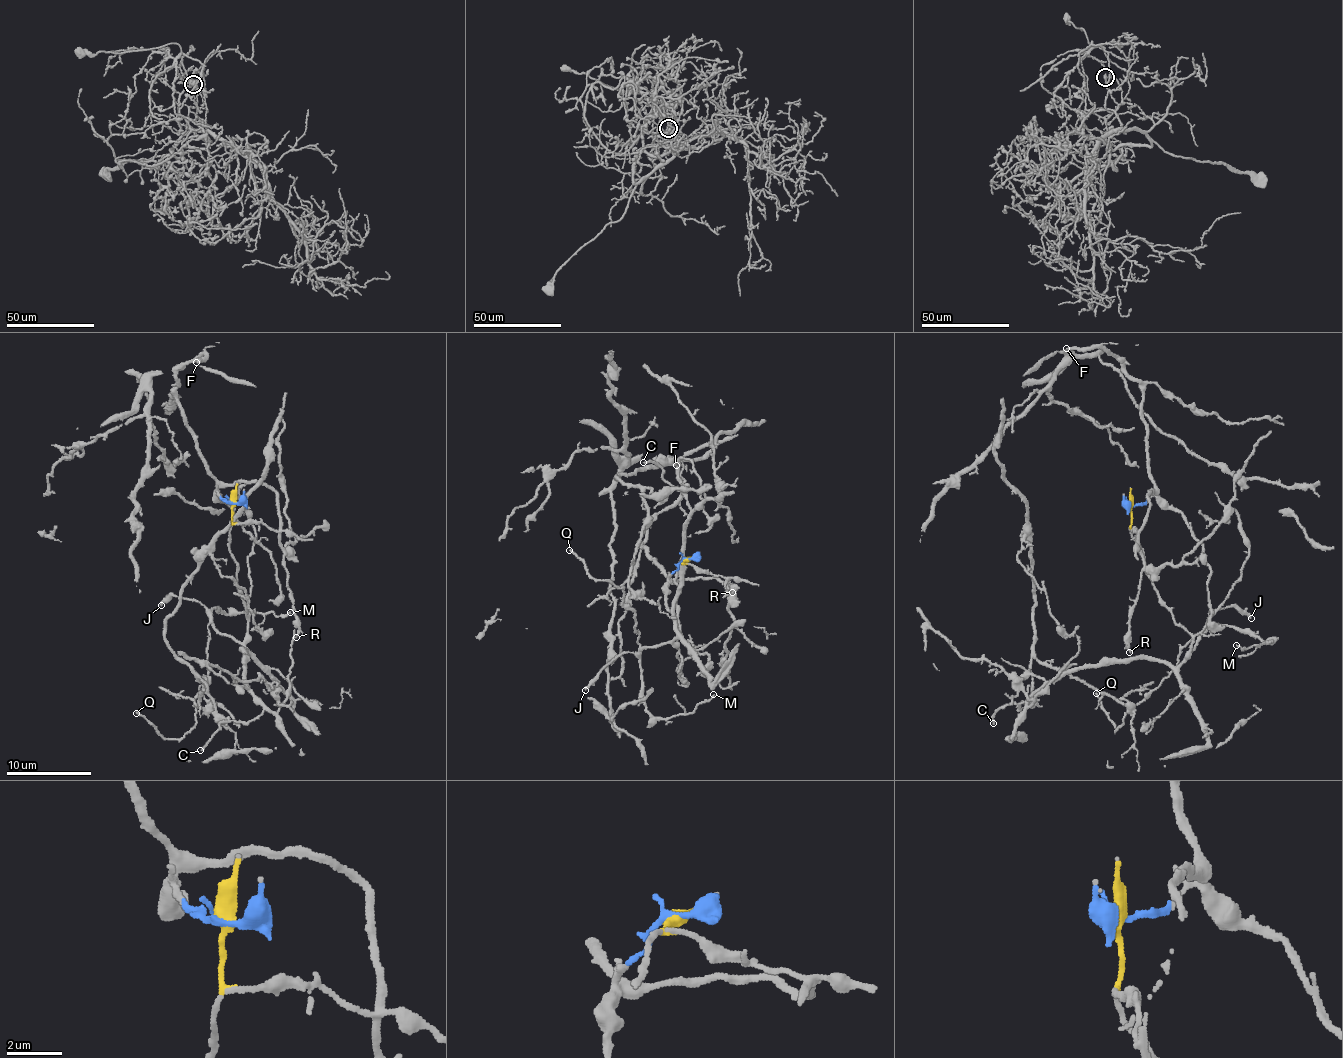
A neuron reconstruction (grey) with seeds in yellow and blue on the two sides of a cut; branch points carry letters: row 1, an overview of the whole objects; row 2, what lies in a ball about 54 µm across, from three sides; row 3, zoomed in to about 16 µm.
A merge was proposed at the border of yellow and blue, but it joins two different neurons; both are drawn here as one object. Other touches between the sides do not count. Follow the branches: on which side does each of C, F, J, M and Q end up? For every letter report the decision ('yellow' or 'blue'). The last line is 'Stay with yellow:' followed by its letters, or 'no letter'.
C: yellow
F: blue
J: yellow
M: yellow
Q: yellow
Stay with yellow: C, J, M, Q

